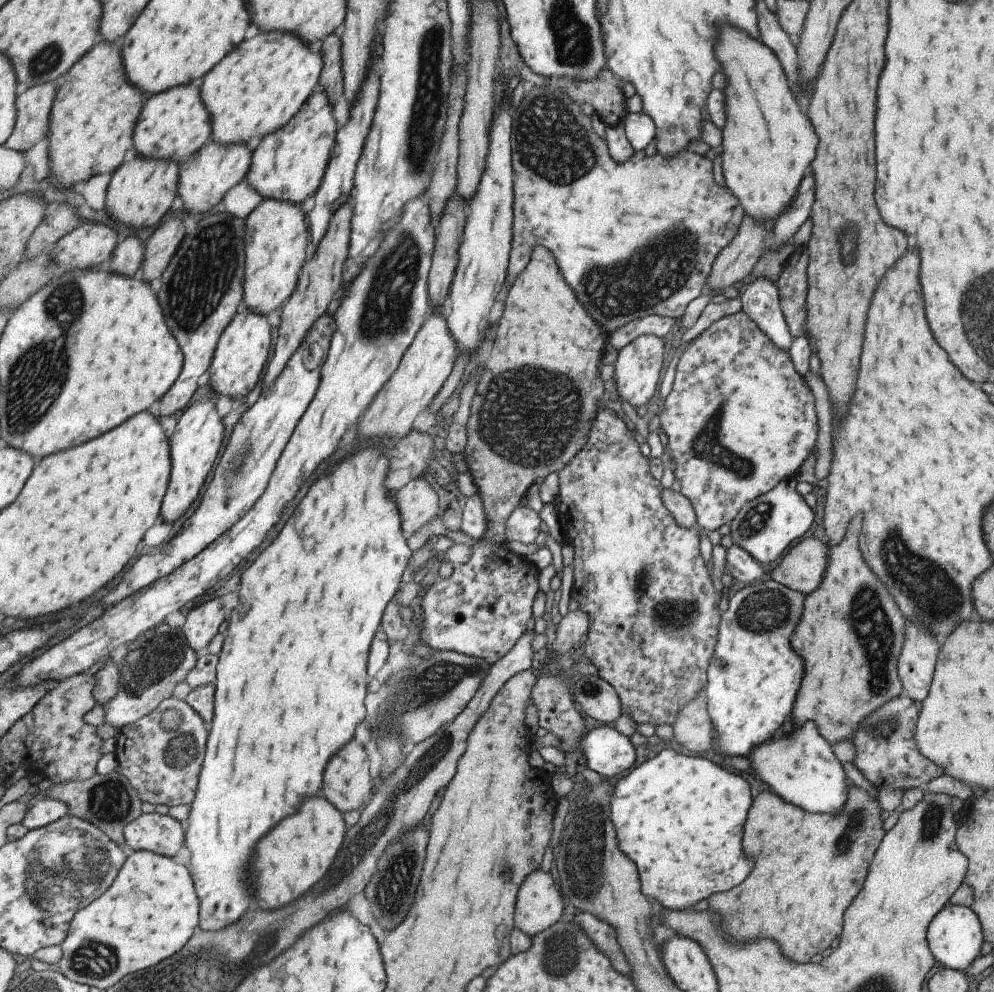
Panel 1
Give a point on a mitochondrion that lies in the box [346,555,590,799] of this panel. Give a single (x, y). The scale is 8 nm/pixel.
(443, 679)

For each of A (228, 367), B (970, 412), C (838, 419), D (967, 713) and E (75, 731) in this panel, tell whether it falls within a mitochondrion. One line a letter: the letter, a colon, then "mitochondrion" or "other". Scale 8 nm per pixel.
A: other
B: other
C: other
D: other
E: other

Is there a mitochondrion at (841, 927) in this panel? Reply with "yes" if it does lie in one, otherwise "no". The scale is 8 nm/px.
no

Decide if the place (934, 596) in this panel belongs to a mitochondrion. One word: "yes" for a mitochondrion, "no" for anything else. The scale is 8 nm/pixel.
yes

